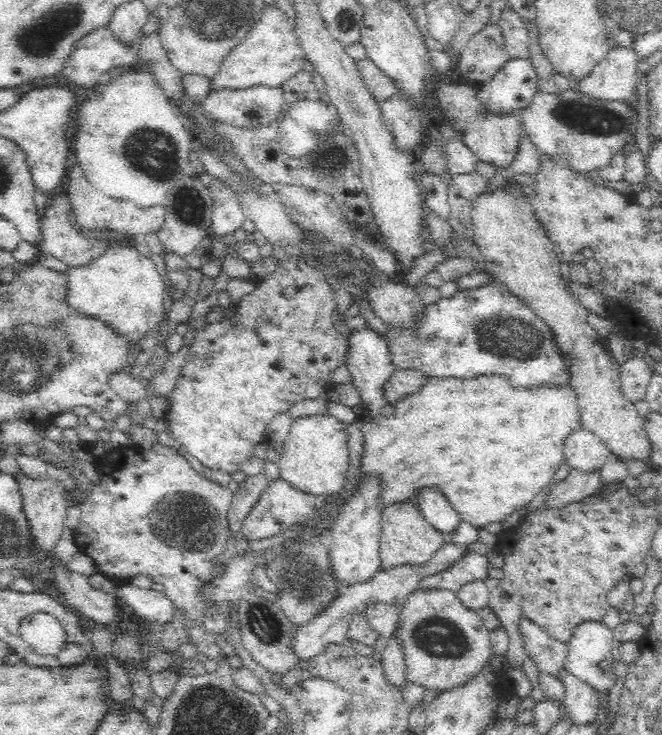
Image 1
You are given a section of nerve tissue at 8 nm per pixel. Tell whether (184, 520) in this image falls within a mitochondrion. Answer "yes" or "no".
yes

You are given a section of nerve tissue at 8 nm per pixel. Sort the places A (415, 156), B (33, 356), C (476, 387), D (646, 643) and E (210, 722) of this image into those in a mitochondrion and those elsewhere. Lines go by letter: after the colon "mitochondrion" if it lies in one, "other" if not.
A: other
B: mitochondrion
C: other
D: other
E: mitochondrion

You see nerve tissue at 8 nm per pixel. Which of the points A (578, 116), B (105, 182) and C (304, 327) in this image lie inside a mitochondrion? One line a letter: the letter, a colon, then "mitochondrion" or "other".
A: mitochondrion
B: other
C: mitochondrion

